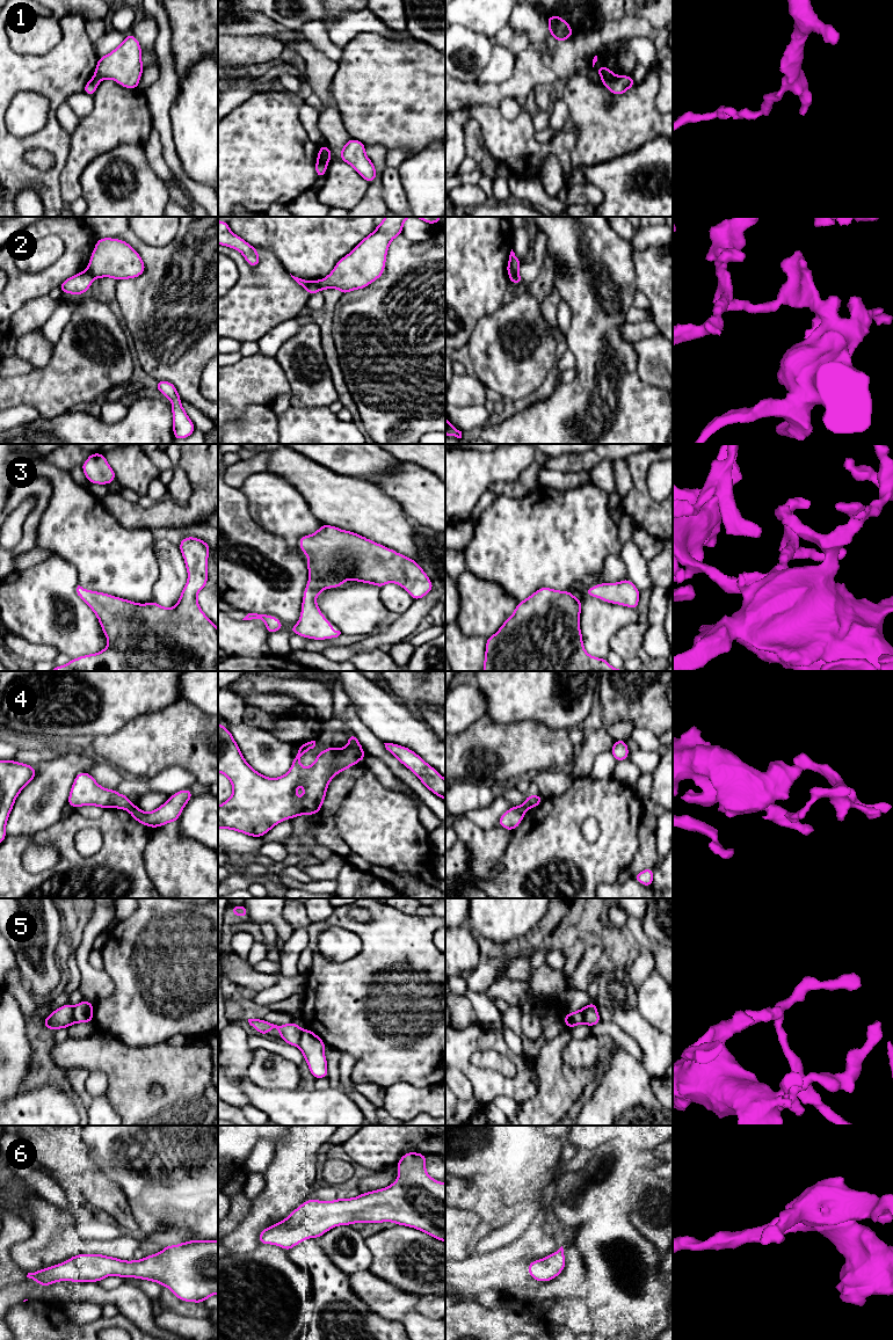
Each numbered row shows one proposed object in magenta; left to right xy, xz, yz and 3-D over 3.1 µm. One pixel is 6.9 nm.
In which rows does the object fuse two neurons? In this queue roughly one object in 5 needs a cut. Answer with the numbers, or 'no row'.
1, 2, 4, 5

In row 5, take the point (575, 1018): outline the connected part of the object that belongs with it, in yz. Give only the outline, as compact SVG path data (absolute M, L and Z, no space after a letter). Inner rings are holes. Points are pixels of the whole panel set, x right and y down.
M591 1002L590 1004L588 1004L587 1006L585 1006L583 1008L581 1008L581 1010L579 1010L579 1011L575 1011L575 1012L572 1012L572 1013L567 1013L567 1014L564 1017L565 1025L566 1025L568 1028L573 1028L573 1027L575 1027L576 1025L586 1024L586 1021L585 1021L585 1015L583 1015L583 1010L585 1010L586 1007L593 1007L593 1006L595 1006L595 1005L596 1005L596 1003Z

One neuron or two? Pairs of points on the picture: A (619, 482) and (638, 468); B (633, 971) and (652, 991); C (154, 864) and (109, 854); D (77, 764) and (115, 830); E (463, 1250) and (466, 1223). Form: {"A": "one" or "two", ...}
{"A": "two", "B": "two", "C": "two", "D": "two", "E": "one"}

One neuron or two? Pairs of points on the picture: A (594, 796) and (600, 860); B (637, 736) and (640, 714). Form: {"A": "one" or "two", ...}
{"A": "one", "B": "two"}

